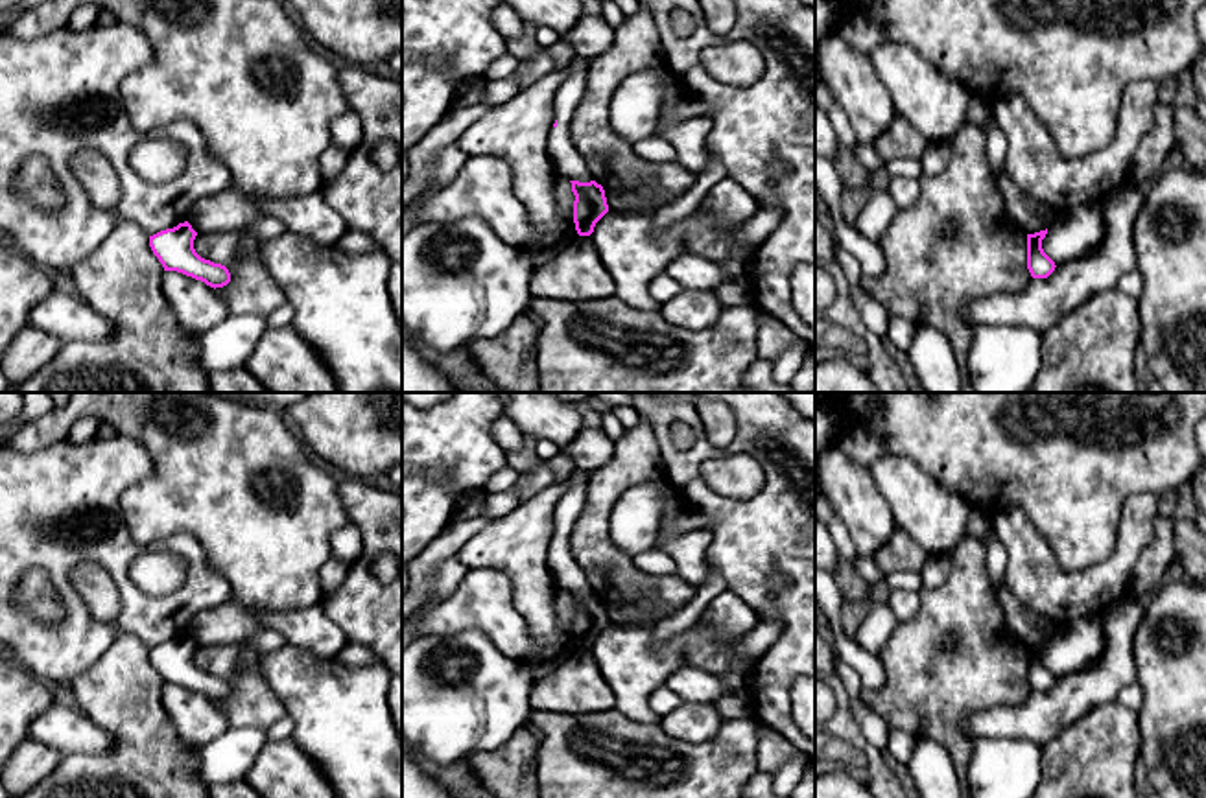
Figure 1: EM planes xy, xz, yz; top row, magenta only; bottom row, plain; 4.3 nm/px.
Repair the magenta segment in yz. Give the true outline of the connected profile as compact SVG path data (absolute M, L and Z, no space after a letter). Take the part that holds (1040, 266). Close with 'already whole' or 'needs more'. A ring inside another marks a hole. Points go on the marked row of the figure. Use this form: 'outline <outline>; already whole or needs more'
outline M1047 229L1027 234L1027 269L1033 278L1047 278L1055 271L1055 262L1044 252L1042 240Z; already whole

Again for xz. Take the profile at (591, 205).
outline M570 181L573 201L573 223L579 236L590 236L596 223L609 212L605 190L596 181Z; already whole

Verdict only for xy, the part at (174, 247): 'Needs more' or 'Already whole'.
Already whole

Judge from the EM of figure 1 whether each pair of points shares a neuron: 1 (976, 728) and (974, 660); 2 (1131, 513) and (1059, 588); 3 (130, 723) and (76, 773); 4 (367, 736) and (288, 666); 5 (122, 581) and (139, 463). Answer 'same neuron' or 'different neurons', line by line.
1: different neurons
2: same neuron
3: same neuron
4: same neuron
5: same neuron

